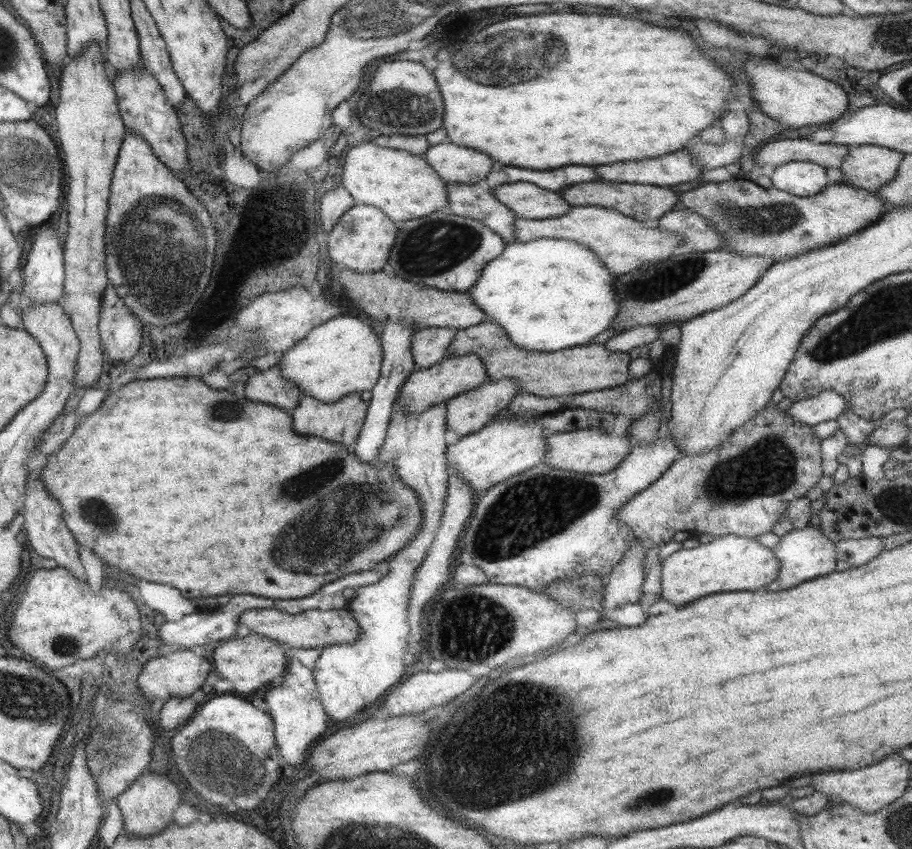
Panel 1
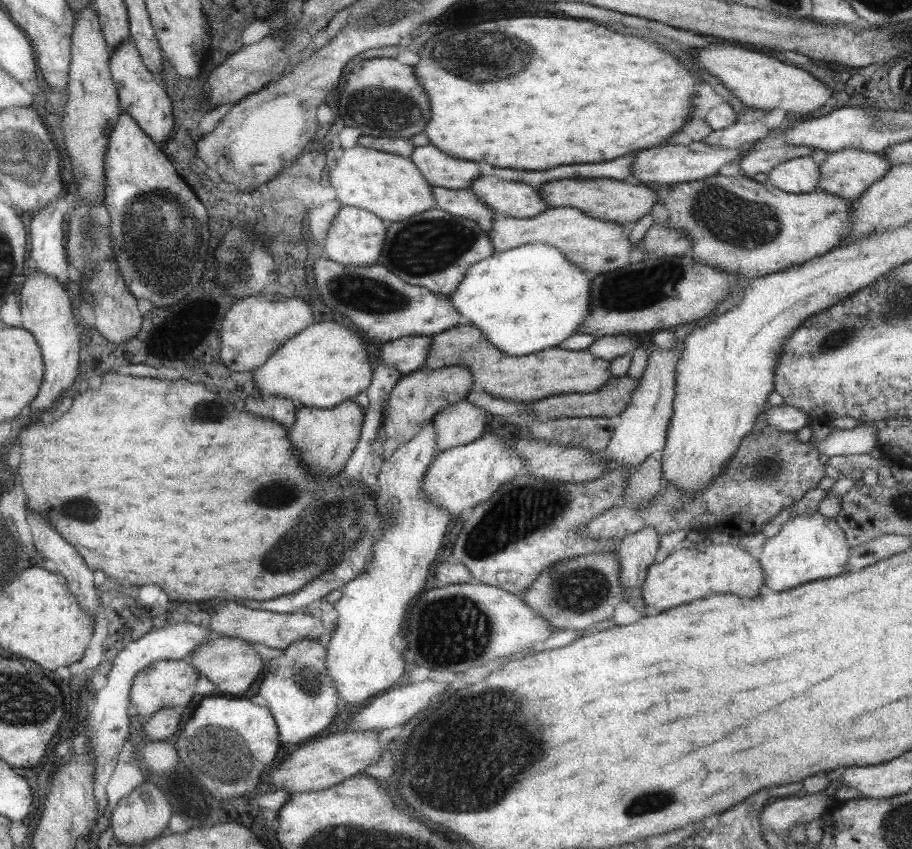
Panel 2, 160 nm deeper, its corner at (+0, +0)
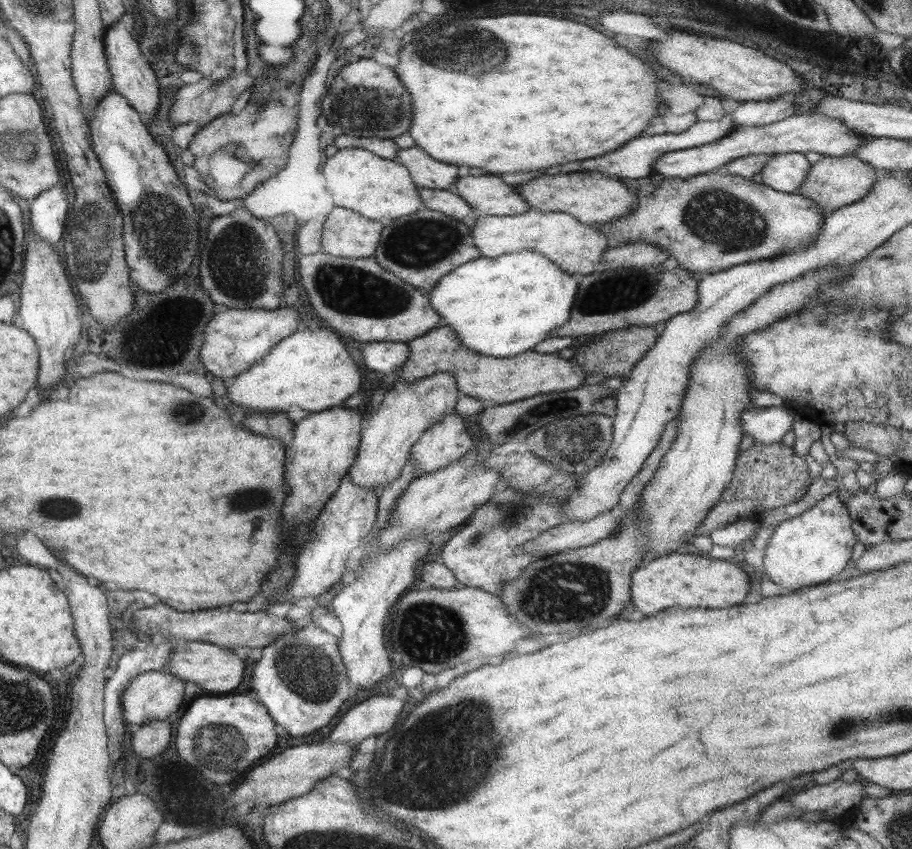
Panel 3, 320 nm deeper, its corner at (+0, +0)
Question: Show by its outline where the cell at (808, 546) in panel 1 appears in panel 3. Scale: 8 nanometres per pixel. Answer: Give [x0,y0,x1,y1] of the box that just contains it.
[762,492,855,591]

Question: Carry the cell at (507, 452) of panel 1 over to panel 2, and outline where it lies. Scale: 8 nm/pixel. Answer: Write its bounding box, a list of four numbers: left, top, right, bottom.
[421,433,523,518]

